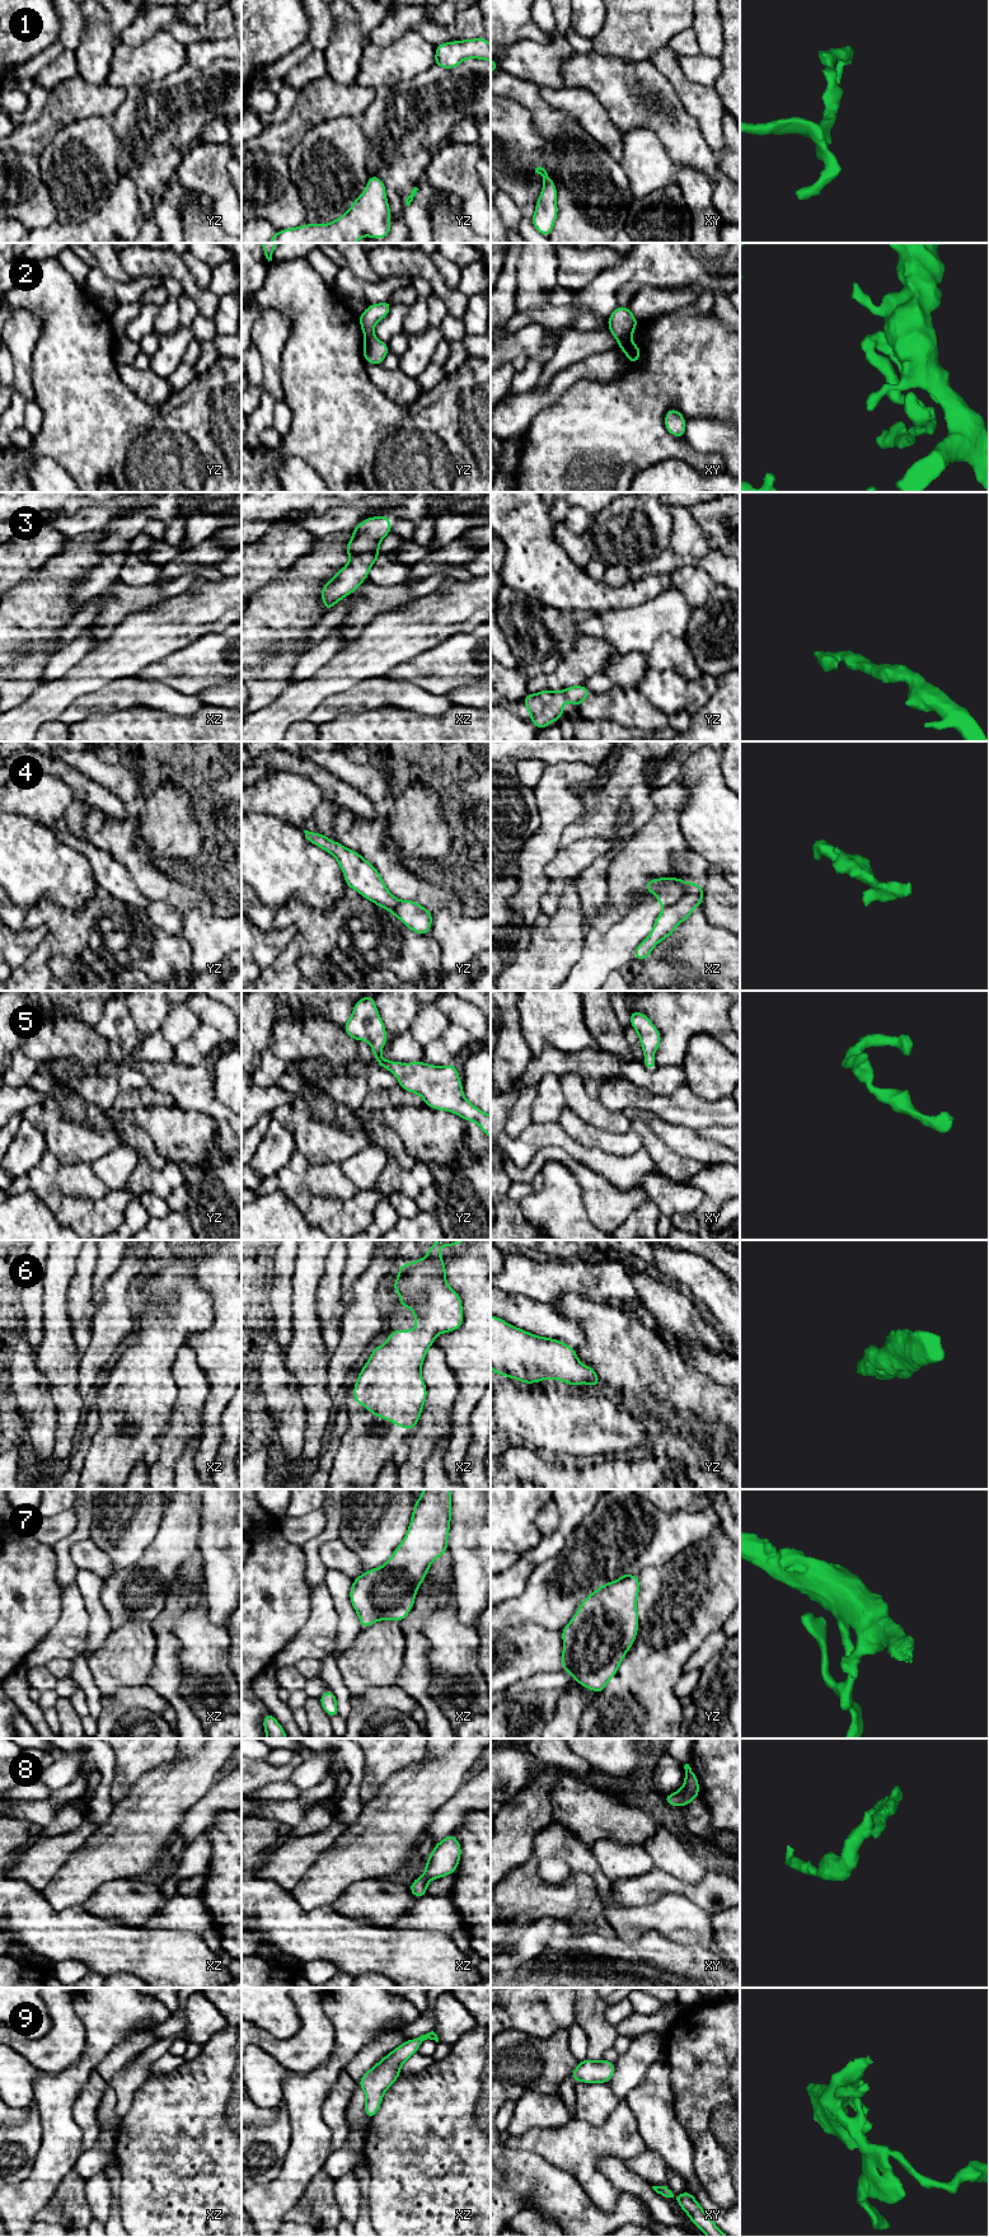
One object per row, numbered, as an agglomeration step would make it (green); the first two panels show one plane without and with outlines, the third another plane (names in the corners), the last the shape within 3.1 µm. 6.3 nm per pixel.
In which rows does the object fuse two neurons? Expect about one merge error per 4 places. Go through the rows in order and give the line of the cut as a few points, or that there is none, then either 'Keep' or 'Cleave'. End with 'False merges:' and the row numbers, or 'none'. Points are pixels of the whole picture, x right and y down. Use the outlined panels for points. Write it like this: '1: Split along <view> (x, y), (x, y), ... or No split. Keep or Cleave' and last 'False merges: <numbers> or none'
1: No split. Keep
2: Split along xy (629, 337), (618, 340). Cleave
3: No split. Keep
4: Split along xz (689, 883), (685, 892), (664, 908). Cleave
5: No split. Keep
6: No split. Keep
7: No split. Keep
8: No split. Keep
9: No split. Keep
False merges: 2, 4

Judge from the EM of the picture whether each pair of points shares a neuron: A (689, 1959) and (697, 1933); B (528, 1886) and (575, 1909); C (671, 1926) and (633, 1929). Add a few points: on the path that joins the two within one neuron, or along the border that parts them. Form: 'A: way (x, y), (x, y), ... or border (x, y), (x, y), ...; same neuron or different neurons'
A: border (661, 1936), (690, 1945); different neurons
B: way (539, 1898), (542, 1900), (563, 1901); same neuron
C: way (662, 1923), (642, 1923); same neuron

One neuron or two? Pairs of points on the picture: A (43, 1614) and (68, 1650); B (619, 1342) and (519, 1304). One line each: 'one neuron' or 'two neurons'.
A: two neurons
B: two neurons

